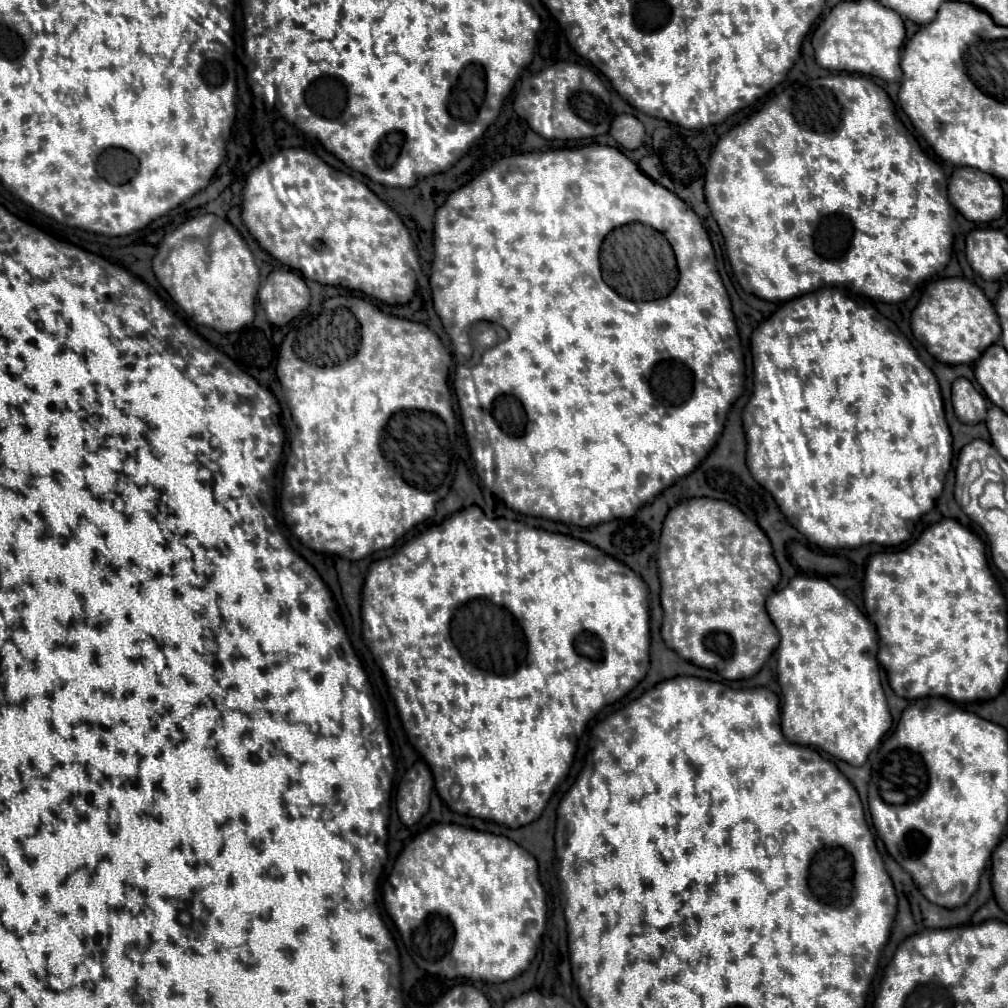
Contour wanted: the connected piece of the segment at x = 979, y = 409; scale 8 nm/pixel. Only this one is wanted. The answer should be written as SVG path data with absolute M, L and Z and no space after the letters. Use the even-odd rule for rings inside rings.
M957 379L953 383L953 409L957 419L965 425L987 423L987 401L967 379Z

